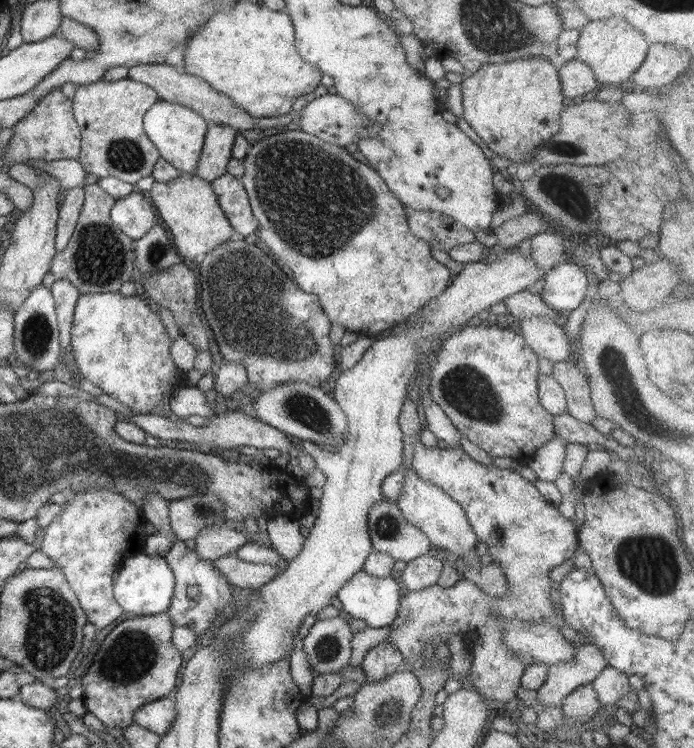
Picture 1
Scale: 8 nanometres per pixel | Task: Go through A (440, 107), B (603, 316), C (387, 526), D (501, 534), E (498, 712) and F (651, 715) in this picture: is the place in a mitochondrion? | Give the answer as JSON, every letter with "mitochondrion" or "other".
{"A":"other","B":"other","C":"mitochondrion","D":"mitochondrion","E":"other","F":"other"}

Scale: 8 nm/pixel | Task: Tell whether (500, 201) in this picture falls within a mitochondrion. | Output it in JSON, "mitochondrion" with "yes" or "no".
{"mitochondrion":"no"}

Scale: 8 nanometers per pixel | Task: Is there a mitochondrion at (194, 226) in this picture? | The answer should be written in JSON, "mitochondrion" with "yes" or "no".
{"mitochondrion":"no"}

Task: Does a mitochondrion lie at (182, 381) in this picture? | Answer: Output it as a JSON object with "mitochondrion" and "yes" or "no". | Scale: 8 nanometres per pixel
{"mitochondrion":"no"}

